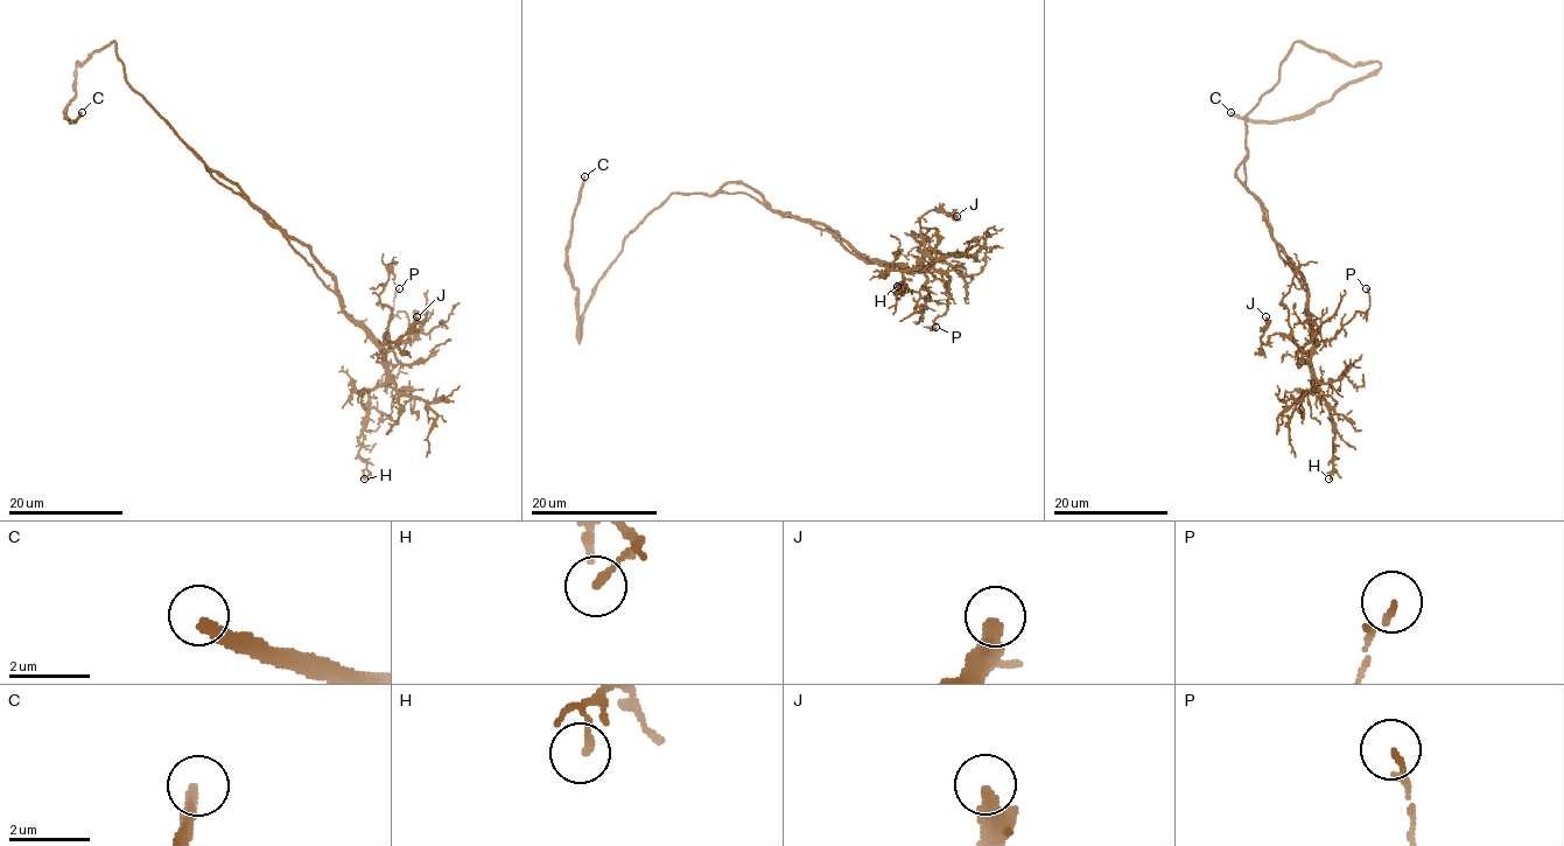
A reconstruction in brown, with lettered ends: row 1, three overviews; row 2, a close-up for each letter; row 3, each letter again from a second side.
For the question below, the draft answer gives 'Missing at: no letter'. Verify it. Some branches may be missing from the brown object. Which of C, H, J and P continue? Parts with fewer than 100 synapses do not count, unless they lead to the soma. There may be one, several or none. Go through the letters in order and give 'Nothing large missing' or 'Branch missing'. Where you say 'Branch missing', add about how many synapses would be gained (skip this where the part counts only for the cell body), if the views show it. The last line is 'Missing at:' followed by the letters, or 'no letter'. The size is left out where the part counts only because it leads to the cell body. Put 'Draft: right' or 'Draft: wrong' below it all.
C: Branch missing. Roughly 300 synapses
H: Nothing large missing
J: Nothing large missing
P: Nothing large missing
Missing at: C
Draft: wrong

